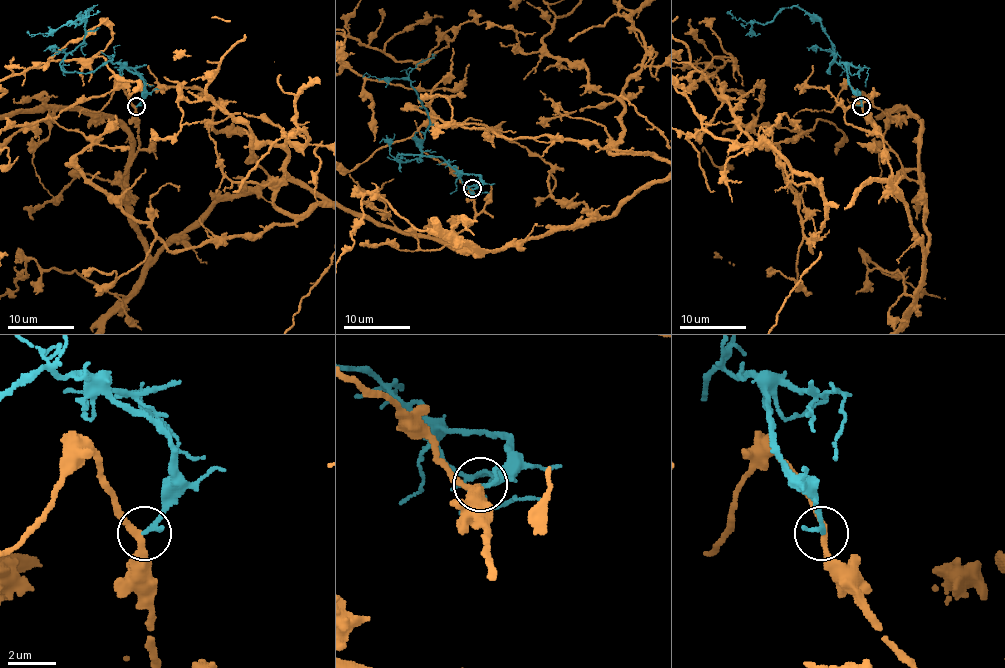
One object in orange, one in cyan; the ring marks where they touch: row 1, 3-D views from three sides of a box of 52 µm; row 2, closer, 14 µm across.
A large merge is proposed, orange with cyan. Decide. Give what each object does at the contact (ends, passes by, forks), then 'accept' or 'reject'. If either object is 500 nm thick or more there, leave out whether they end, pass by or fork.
orange passes by; cyan ends; reject

